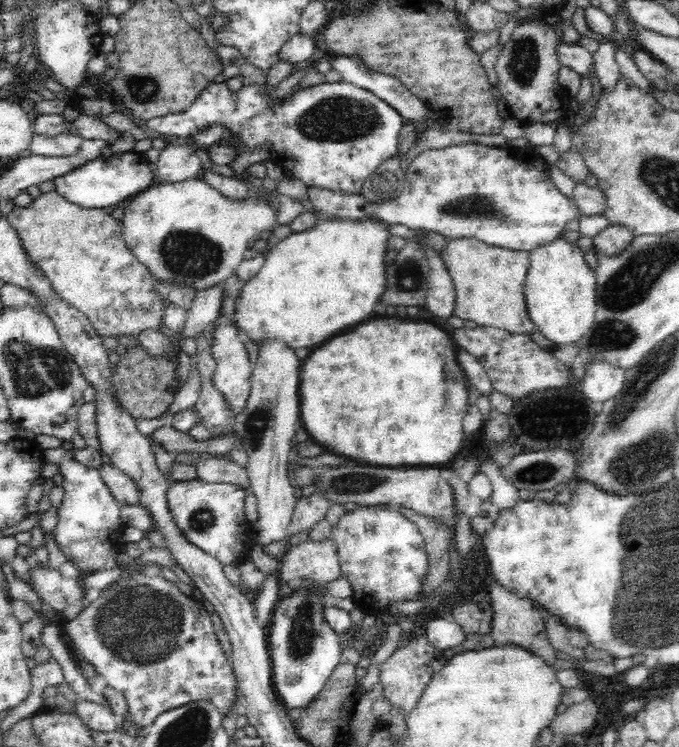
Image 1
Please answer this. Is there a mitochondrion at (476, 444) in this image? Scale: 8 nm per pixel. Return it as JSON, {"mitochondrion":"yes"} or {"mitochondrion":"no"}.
{"mitochondrion":"no"}

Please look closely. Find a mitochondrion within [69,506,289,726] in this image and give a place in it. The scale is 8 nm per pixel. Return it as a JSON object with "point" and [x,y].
{"point":[140,625]}

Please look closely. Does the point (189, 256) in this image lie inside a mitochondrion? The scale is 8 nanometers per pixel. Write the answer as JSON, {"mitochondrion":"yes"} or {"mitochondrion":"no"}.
{"mitochondrion":"yes"}

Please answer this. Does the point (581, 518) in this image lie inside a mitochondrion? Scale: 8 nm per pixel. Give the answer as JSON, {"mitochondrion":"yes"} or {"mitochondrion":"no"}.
{"mitochondrion":"no"}

